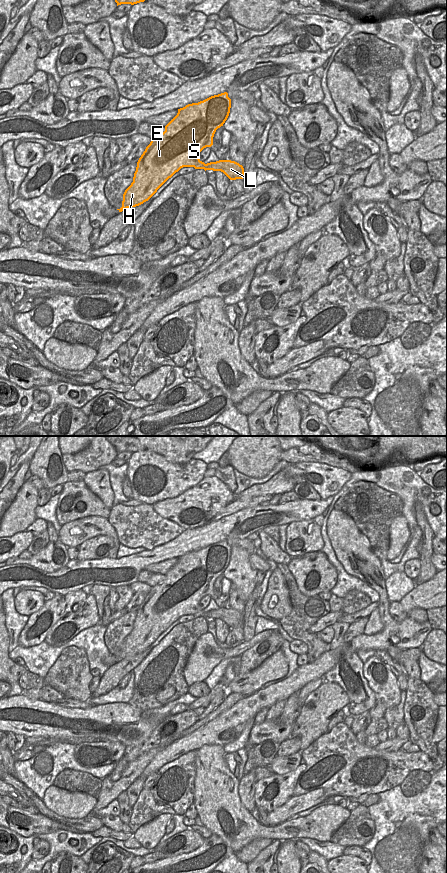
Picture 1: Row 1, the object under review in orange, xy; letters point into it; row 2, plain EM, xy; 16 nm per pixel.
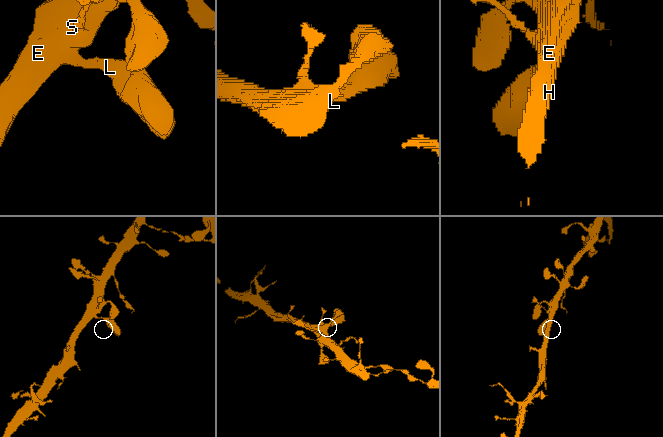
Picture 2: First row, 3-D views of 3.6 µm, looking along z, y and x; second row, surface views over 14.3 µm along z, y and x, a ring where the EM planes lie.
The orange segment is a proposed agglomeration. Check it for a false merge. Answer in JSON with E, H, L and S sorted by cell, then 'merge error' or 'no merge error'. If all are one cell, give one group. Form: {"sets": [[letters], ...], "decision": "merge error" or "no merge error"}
{"sets": [["E", "H", "L", "S"]], "decision": "no merge error"}

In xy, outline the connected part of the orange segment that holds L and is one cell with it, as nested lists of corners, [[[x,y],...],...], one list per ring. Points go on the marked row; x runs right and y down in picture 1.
[[[224,92],[178,109],[177,115],[165,126],[165,131],[151,139],[150,144],[139,158],[133,182],[125,190],[122,207],[117,210],[122,212],[148,201],[169,178],[183,167],[221,171],[230,180],[243,179],[244,168],[235,161],[219,160],[205,164],[199,159],[200,152],[213,145],[214,134],[227,120],[230,108],[231,99],[228,93]]]

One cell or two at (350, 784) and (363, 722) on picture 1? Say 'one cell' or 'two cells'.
two cells

